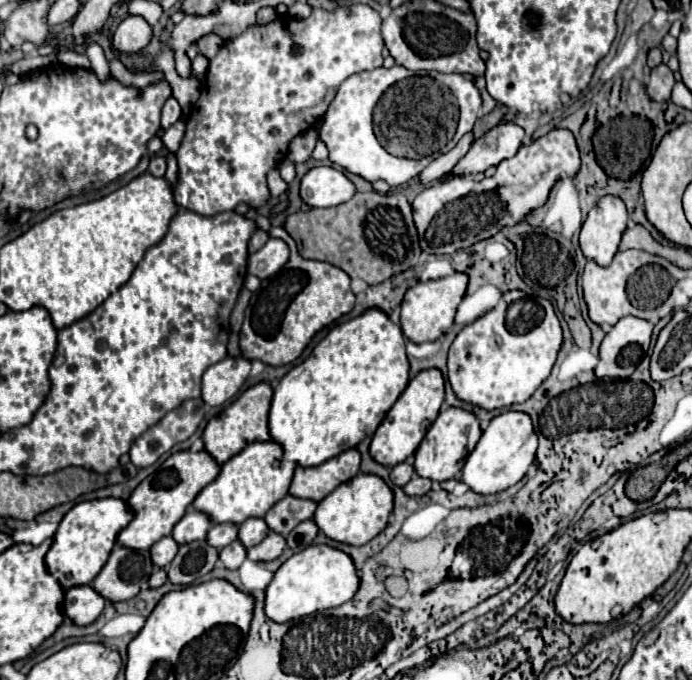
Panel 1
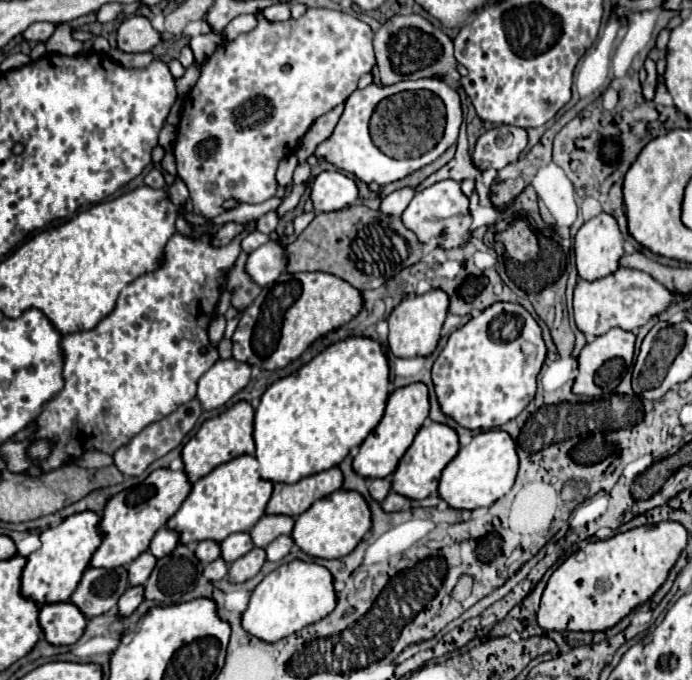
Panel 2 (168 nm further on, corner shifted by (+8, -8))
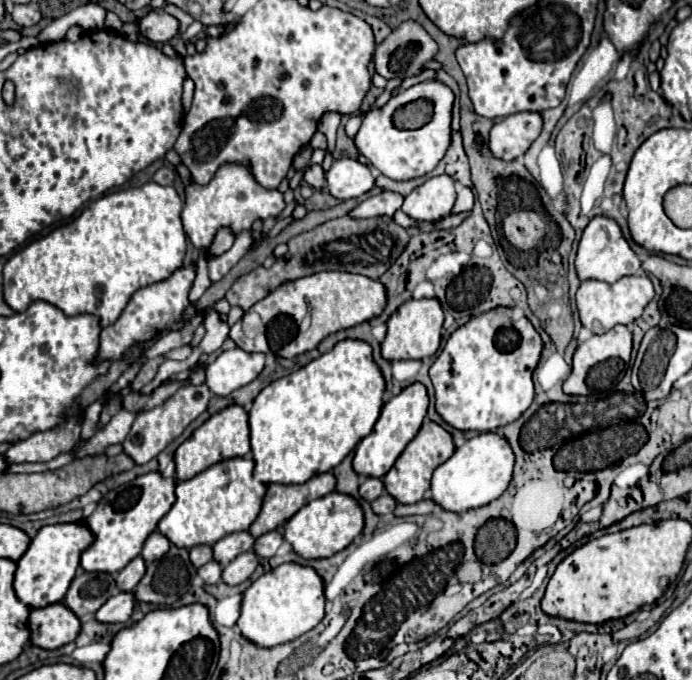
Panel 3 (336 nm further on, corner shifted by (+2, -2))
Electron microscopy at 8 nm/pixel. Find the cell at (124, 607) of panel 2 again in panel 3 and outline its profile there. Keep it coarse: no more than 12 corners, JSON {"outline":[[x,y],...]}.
{"outline":[[133,593],[109,597],[95,613],[99,623],[129,621],[135,605]]}

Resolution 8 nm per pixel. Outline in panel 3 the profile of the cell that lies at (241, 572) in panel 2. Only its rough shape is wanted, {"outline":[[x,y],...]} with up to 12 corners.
{"outline":[[241,553],[223,569],[227,585],[239,585],[251,577],[257,557]]}

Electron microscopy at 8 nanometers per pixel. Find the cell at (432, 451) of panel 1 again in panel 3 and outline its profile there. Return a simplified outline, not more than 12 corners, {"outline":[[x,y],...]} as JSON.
{"outline":[[425,419],[383,477],[403,505],[425,497],[433,471],[455,451],[451,435]]}

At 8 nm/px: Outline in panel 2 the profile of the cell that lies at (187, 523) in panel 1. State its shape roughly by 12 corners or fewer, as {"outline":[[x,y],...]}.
{"outline":[[163,527],[155,533],[149,551],[157,559],[179,545],[177,531]]}

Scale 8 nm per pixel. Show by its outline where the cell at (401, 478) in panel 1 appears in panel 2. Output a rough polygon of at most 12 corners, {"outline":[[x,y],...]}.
{"outline":[[371,479],[369,493],[379,503],[391,491],[391,479]]}

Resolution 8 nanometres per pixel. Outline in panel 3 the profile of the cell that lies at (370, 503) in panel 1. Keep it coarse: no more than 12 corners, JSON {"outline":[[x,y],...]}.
{"outline":[[343,493],[301,507],[283,539],[303,559],[345,549],[363,511]]}

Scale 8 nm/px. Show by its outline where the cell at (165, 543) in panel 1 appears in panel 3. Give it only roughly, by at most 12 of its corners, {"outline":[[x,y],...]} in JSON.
{"outline":[[135,557],[119,571],[115,583],[121,591],[135,589],[145,573],[145,561]]}

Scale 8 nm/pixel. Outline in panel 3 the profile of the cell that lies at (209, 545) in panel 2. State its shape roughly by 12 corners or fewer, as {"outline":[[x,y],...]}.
{"outline":[[193,547],[189,559],[193,567],[201,567],[213,559],[211,547]]}

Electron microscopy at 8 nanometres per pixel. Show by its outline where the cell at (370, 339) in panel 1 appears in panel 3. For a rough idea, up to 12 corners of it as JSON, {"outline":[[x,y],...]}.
{"outline":[[339,341],[249,411],[253,477],[299,485],[379,419],[371,347]]}

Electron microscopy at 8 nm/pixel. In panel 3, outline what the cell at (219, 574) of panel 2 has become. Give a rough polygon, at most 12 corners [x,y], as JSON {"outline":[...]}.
{"outline":[[209,561],[197,569],[207,585],[221,579],[221,565]]}

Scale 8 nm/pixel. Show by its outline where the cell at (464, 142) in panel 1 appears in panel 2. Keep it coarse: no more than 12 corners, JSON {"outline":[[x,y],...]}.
{"outline":[[403,187],[389,193],[381,201],[381,211],[401,215],[415,187]]}

